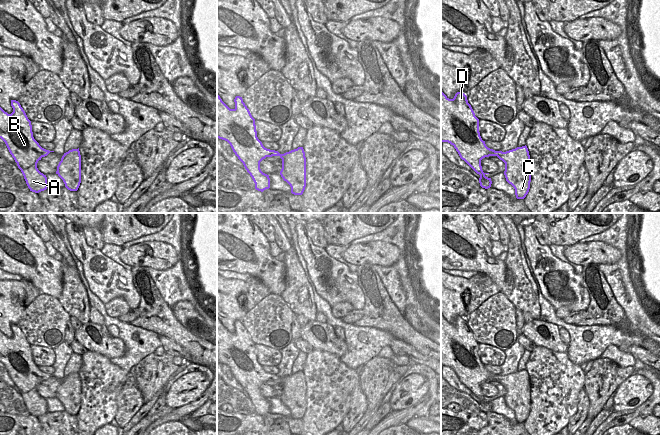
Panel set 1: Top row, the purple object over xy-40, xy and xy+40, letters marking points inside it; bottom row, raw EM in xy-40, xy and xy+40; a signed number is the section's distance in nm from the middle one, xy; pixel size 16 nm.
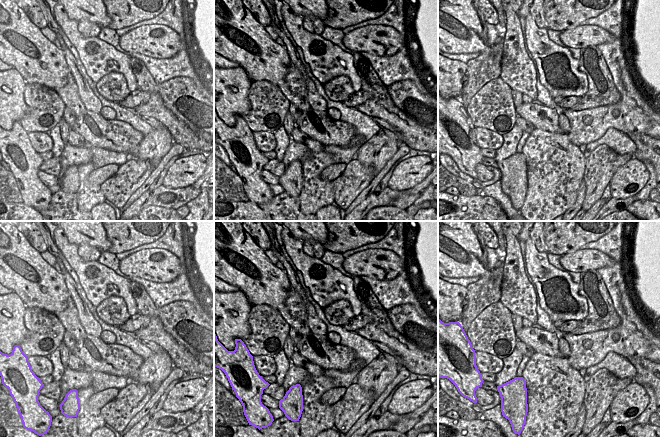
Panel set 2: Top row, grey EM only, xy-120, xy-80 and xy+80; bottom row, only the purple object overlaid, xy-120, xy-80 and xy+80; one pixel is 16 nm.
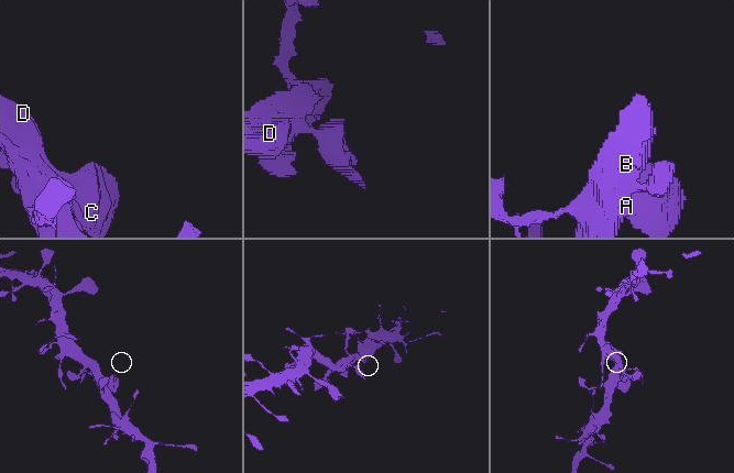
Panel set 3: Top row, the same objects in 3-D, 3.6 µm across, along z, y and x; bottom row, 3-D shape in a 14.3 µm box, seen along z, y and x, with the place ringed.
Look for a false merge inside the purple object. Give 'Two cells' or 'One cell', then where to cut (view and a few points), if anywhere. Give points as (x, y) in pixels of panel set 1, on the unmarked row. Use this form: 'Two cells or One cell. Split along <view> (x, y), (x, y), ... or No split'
One cell. No split

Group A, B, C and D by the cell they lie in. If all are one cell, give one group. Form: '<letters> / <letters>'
A B C D

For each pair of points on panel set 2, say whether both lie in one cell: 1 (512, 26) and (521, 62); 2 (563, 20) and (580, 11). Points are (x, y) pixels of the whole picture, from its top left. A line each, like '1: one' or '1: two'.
1: one
2: one

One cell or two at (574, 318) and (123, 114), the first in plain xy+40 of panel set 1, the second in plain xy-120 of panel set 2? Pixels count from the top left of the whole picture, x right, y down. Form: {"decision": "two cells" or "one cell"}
{"decision": "two cells"}

